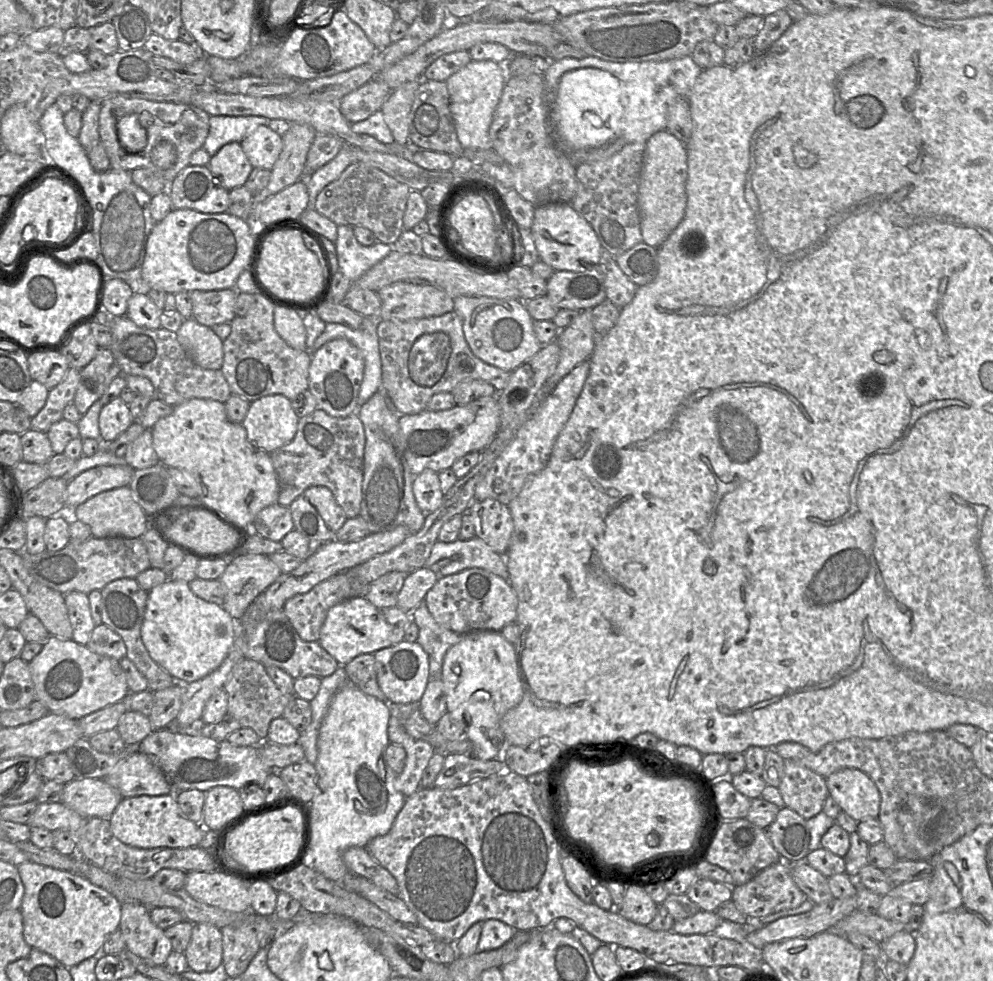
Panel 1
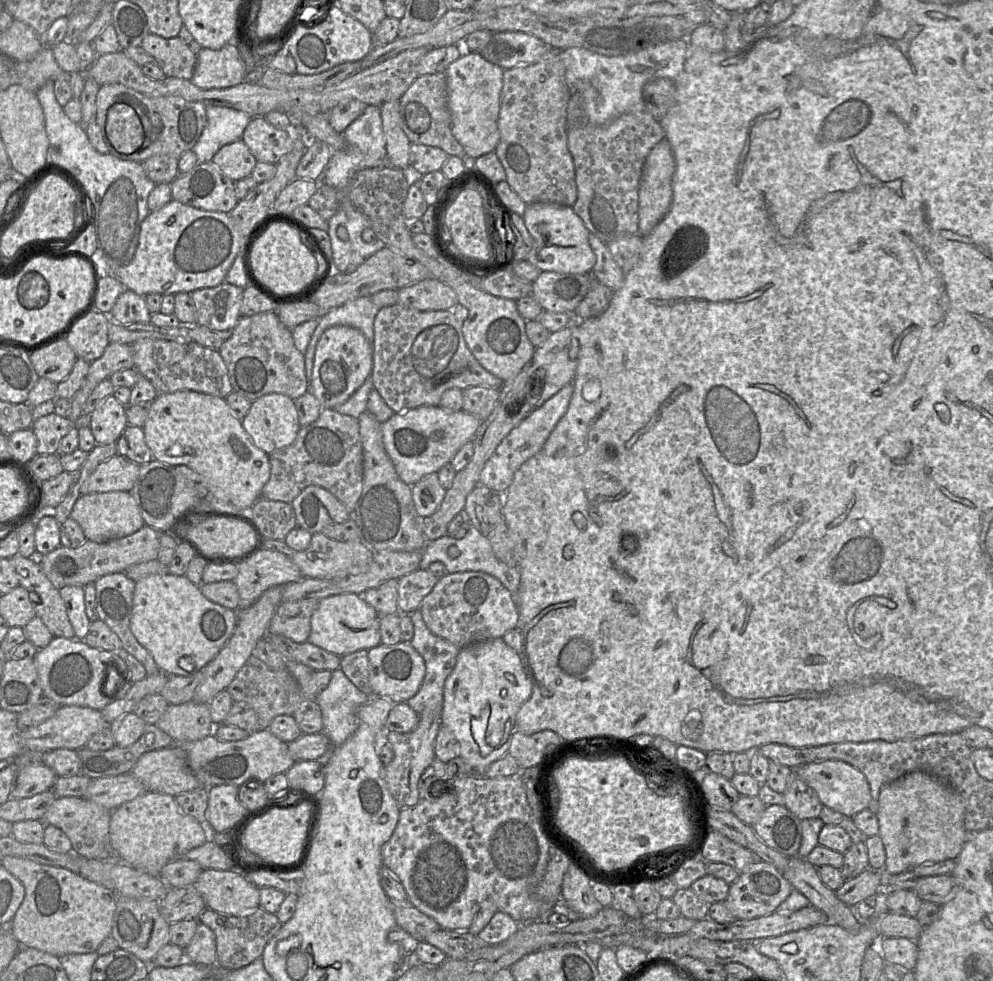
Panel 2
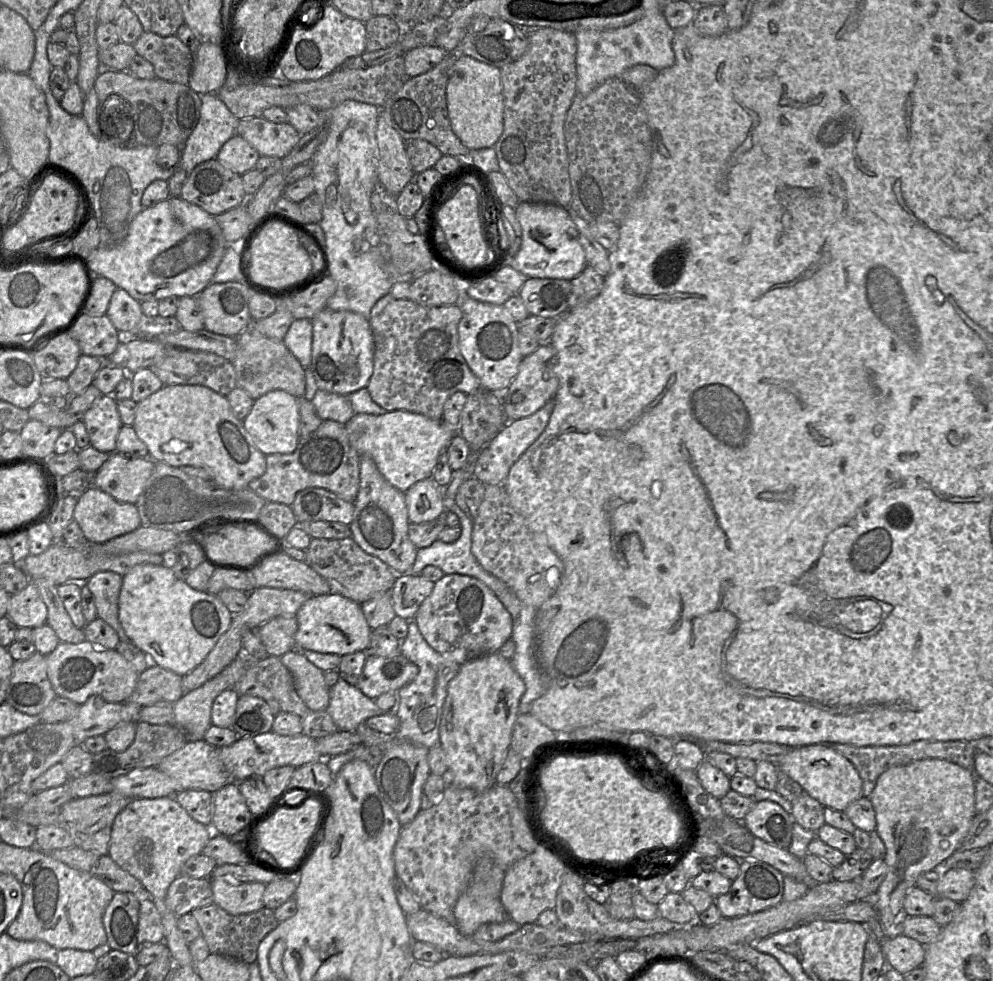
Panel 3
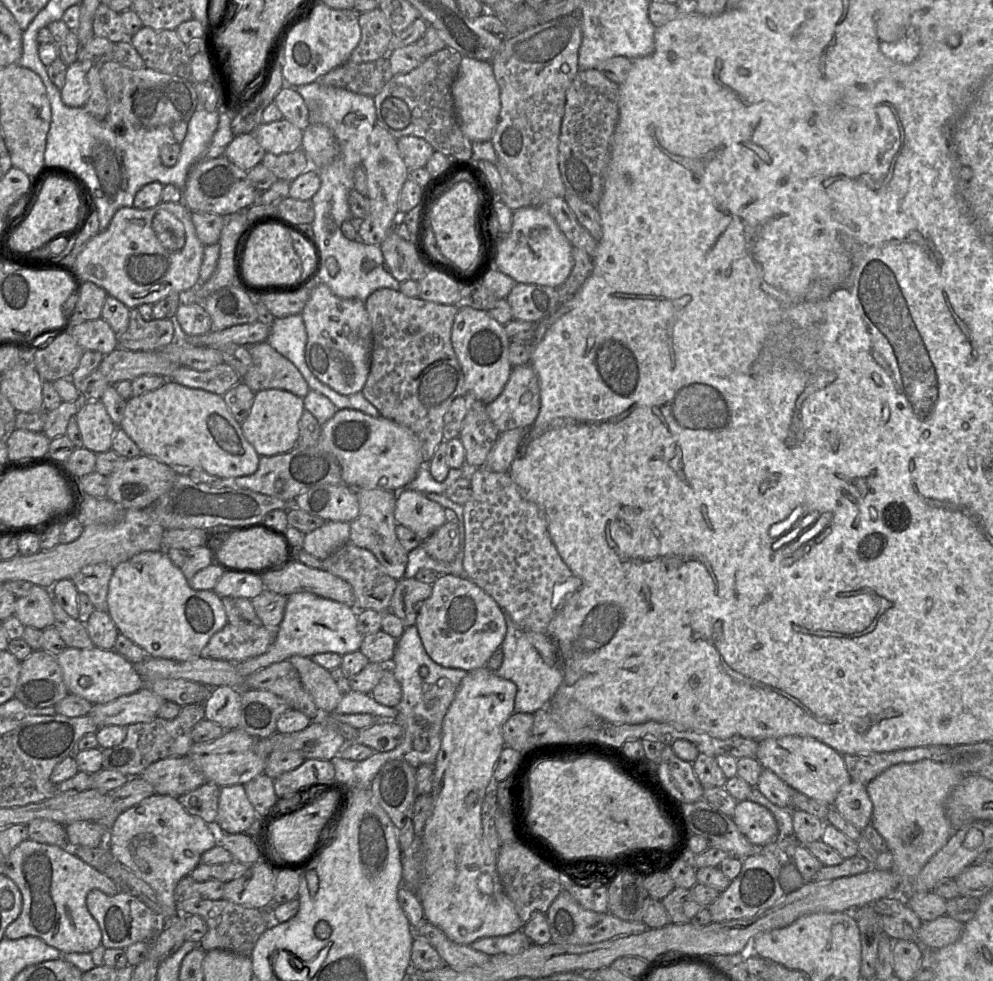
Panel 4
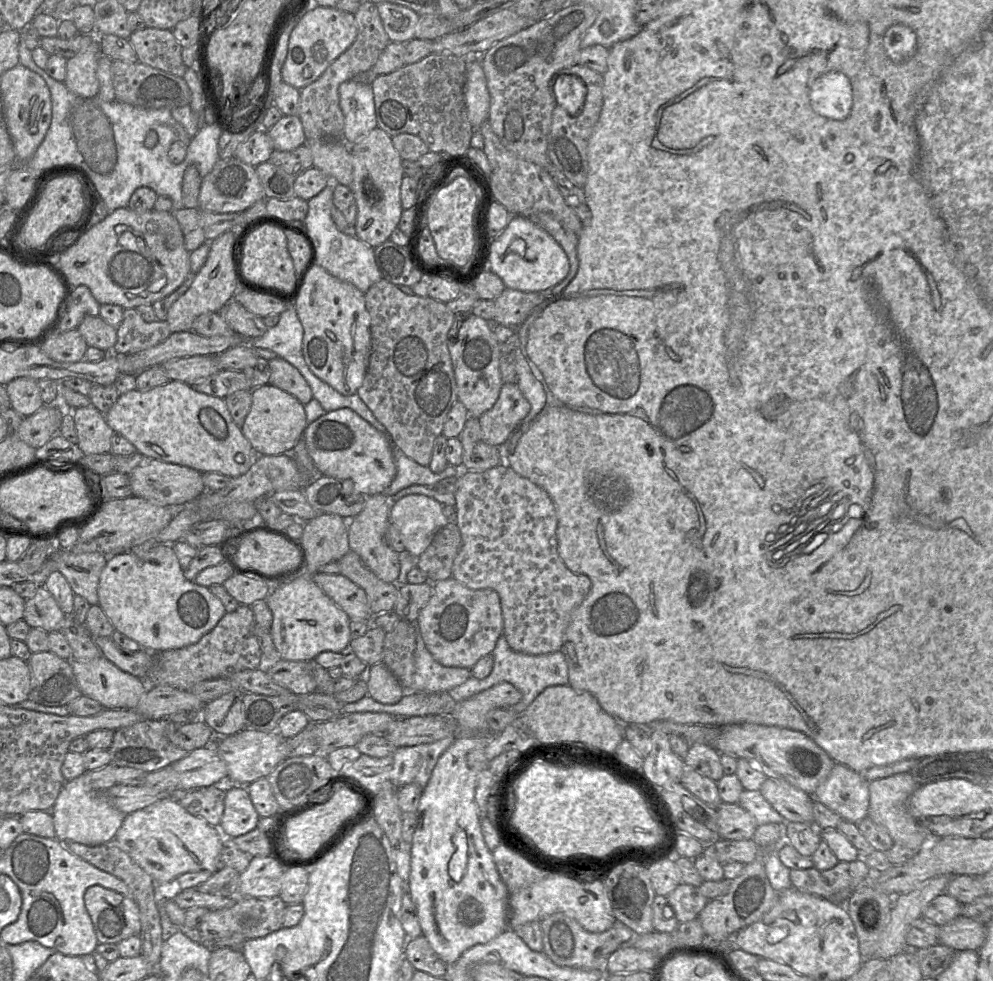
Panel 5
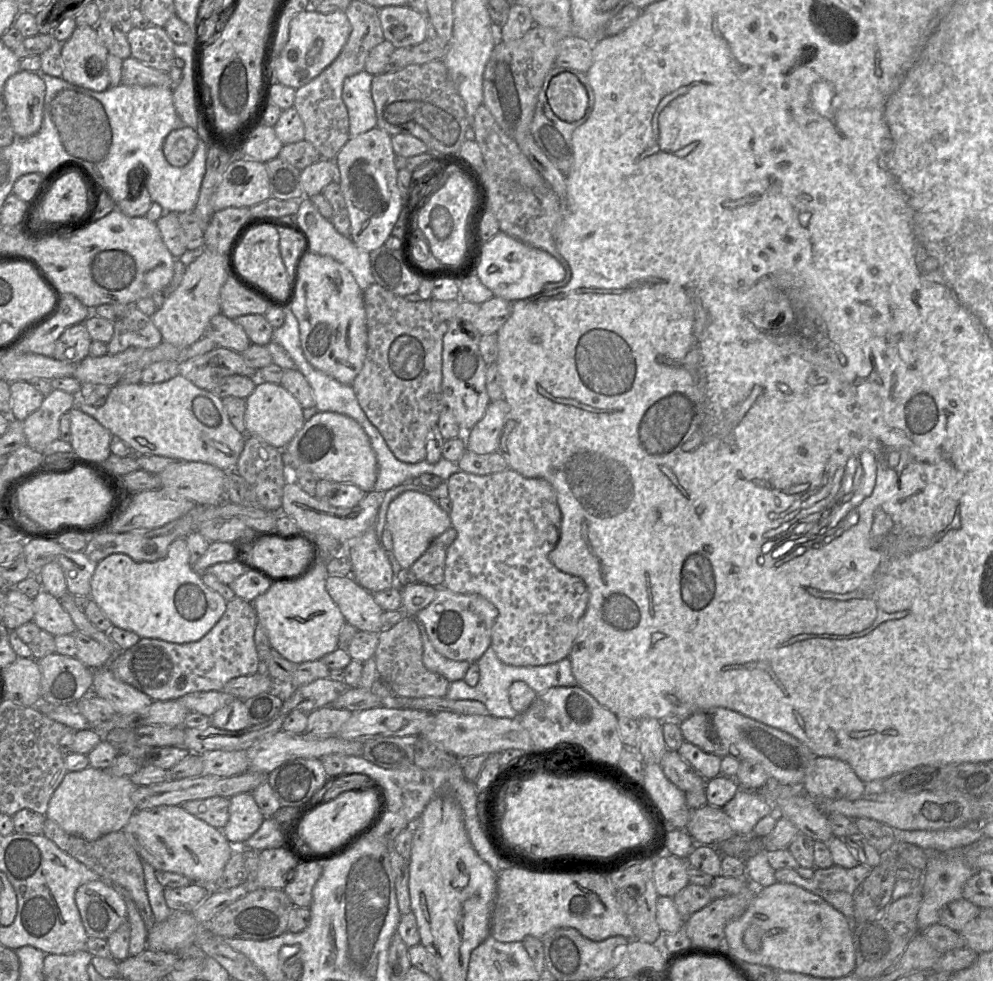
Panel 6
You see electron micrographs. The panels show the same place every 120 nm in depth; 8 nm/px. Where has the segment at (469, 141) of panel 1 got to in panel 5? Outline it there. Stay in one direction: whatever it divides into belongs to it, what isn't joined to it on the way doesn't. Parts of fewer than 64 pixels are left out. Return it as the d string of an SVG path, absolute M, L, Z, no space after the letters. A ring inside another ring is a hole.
M481 57L472 60L466 58L464 98L468 120L473 131L478 130L488 120L490 110L490 94Z

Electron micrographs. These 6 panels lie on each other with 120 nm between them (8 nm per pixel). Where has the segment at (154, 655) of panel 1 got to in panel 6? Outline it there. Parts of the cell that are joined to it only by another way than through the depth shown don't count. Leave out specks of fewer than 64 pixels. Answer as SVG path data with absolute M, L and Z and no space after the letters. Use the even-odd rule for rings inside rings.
M185 538L174 540L164 559L156 562L135 562L126 554L111 554L99 561L91 579L93 600L113 626L136 633L140 638L159 639L166 642L185 644L203 638L220 620L227 602L217 592L208 588L201 575L194 571L189 562L189 549Z

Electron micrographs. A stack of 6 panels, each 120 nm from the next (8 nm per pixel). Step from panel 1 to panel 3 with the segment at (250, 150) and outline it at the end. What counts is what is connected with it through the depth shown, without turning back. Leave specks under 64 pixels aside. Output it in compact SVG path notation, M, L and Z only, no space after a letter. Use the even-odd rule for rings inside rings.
M262 116L239 120L236 134L250 143L261 156L280 159L287 156L301 138L290 123L273 123Z

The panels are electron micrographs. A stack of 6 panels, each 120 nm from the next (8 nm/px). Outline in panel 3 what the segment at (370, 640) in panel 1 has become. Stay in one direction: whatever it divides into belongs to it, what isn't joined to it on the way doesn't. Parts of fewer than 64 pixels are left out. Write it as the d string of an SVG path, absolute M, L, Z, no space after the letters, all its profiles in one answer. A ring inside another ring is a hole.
M328 593L311 596L295 614L297 632L295 649L344 656L357 651L367 651L371 629L361 606L340 594Z

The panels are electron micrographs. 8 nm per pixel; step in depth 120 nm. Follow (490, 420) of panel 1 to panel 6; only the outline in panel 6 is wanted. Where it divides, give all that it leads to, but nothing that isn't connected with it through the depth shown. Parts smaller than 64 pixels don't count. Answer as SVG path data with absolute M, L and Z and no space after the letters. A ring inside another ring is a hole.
M318 412L283 449L286 465L311 472L317 480L353 484L365 492L374 490L378 466L370 439L361 425L344 414Z

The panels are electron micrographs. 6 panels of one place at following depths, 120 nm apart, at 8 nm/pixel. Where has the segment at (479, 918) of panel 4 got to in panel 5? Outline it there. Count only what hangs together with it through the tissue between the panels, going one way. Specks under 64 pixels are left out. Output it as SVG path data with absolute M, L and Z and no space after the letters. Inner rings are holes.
M501 682L456 703L451 714L456 722L455 740L439 757L416 811L417 826L411 844L408 893L416 906L422 935L447 965L456 962L472 946L487 943L508 928L509 892L481 832L475 787L479 773L489 765L484 747L492 736L497 735L489 731L486 714L492 709L511 708L521 699L522 693L515 686Z

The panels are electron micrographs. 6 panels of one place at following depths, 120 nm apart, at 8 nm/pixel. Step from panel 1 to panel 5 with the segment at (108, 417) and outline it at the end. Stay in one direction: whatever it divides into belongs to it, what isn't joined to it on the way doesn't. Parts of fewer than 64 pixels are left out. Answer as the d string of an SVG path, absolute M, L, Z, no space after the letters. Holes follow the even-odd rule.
M92 404L72 410L78 437L78 455L110 453L114 430Z

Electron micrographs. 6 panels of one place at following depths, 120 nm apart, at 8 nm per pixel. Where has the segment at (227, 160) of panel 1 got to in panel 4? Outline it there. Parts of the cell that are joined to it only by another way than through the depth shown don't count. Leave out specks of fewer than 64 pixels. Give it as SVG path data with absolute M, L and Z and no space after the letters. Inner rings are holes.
M251 133L235 136L224 152L231 163L245 171L261 163L265 154L264 148Z

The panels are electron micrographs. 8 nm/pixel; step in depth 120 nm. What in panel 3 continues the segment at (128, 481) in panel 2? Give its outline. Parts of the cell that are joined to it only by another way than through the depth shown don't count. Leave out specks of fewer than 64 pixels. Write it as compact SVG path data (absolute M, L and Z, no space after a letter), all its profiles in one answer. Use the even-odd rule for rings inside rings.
M115 451L93 474L93 486L119 502L135 504L154 466L150 457L131 459Z

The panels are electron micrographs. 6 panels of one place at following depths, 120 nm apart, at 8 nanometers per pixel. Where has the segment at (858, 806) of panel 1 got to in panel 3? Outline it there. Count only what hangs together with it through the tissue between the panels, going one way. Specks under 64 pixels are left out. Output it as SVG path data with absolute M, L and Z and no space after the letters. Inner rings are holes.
M813 744L802 747L794 747L788 750L777 764L779 771L785 773L797 782L809 796L816 799L822 806L838 811L845 811L854 801L863 797L863 781L853 764L844 756L836 752L827 744Z

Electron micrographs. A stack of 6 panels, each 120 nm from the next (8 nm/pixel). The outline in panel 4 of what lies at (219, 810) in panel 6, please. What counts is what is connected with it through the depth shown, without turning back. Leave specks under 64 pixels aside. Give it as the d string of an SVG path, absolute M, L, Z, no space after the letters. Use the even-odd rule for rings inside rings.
M205 783L177 799L189 814L200 817L215 828L220 788L213 783Z

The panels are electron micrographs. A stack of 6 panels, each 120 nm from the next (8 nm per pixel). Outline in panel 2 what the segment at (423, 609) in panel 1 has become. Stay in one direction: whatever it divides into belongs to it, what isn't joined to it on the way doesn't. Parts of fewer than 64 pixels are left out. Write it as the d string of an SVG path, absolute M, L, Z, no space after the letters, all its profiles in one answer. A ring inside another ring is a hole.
M419 609L411 613L410 616L414 627L414 634L409 643L422 656L426 670L418 692L406 701L406 703L418 715L424 709L437 711L442 715L444 682L456 664L456 658L460 649L447 640L434 635L425 625Z

